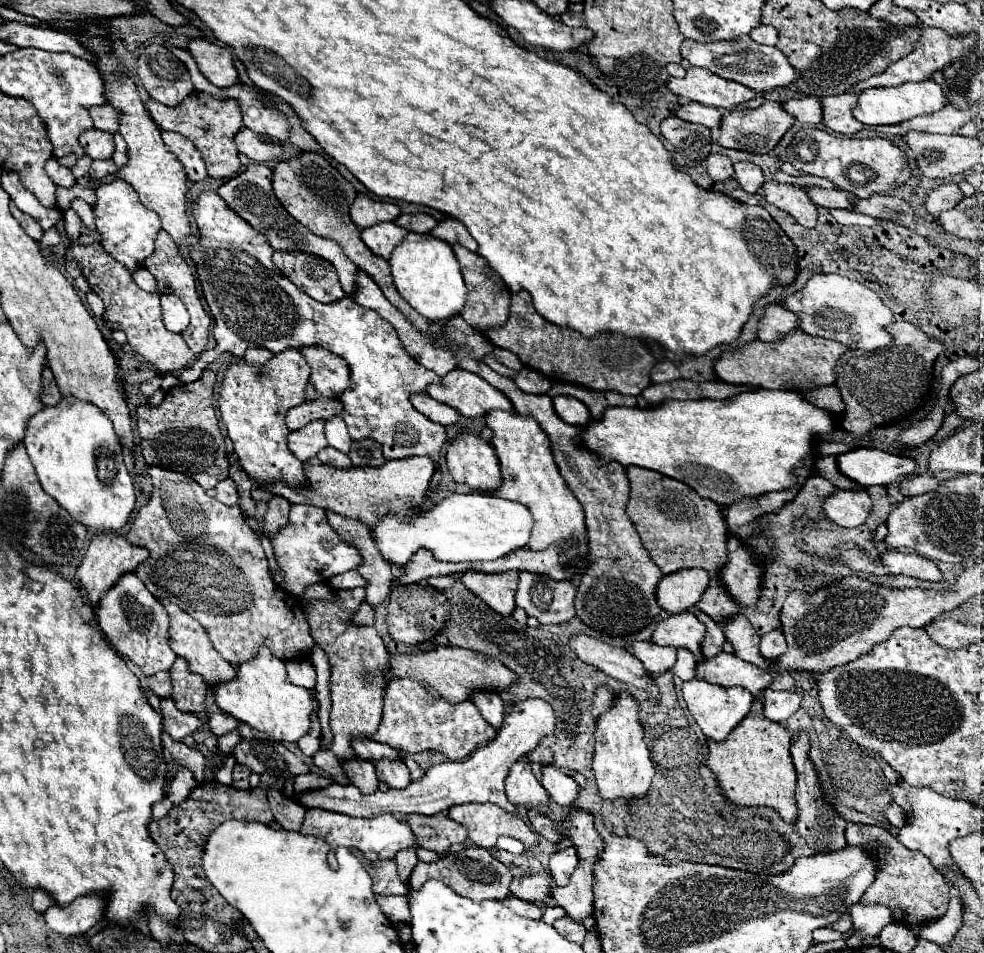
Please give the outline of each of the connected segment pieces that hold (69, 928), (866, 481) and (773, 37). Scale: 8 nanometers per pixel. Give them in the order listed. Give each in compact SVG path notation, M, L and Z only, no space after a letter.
M85 894L67 906L51 906L45 910L47 926L61 936L77 936L89 932L105 914L103 894Z
M857 448L837 456L841 474L853 478L863 488L887 486L917 472L917 464L911 458L895 456L879 448Z
M757 26L749 32L749 36L759 44L767 44L767 46L777 44L777 30L771 28L771 26Z

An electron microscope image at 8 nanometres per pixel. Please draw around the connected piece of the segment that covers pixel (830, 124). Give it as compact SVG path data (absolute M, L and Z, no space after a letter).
M839 94L839 96L825 96L821 98L823 106L823 124L837 134L849 136L861 132L865 126L857 122L851 114L851 108L857 104L857 94Z

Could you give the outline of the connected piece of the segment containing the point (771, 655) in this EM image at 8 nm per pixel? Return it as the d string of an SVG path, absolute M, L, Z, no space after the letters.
M773 630L761 636L761 656L767 660L775 660L781 654L785 654L787 644L785 644L785 636L781 630Z

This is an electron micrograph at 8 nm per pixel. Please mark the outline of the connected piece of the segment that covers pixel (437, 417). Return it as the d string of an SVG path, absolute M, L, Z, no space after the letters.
M413 394L411 404L415 406L415 410L419 410L429 420L433 420L433 422L437 422L441 426L451 426L451 424L455 424L461 418L457 414L457 410L453 410L447 404L441 404L437 400L433 400L429 394Z

